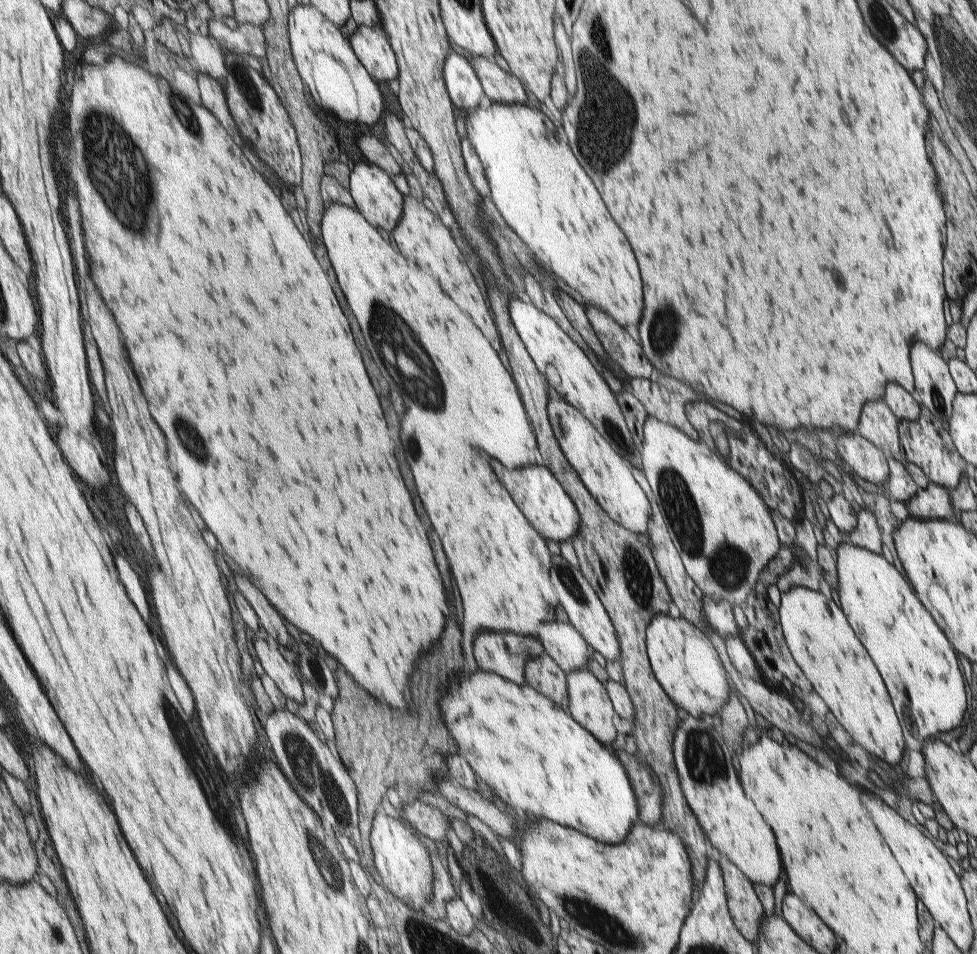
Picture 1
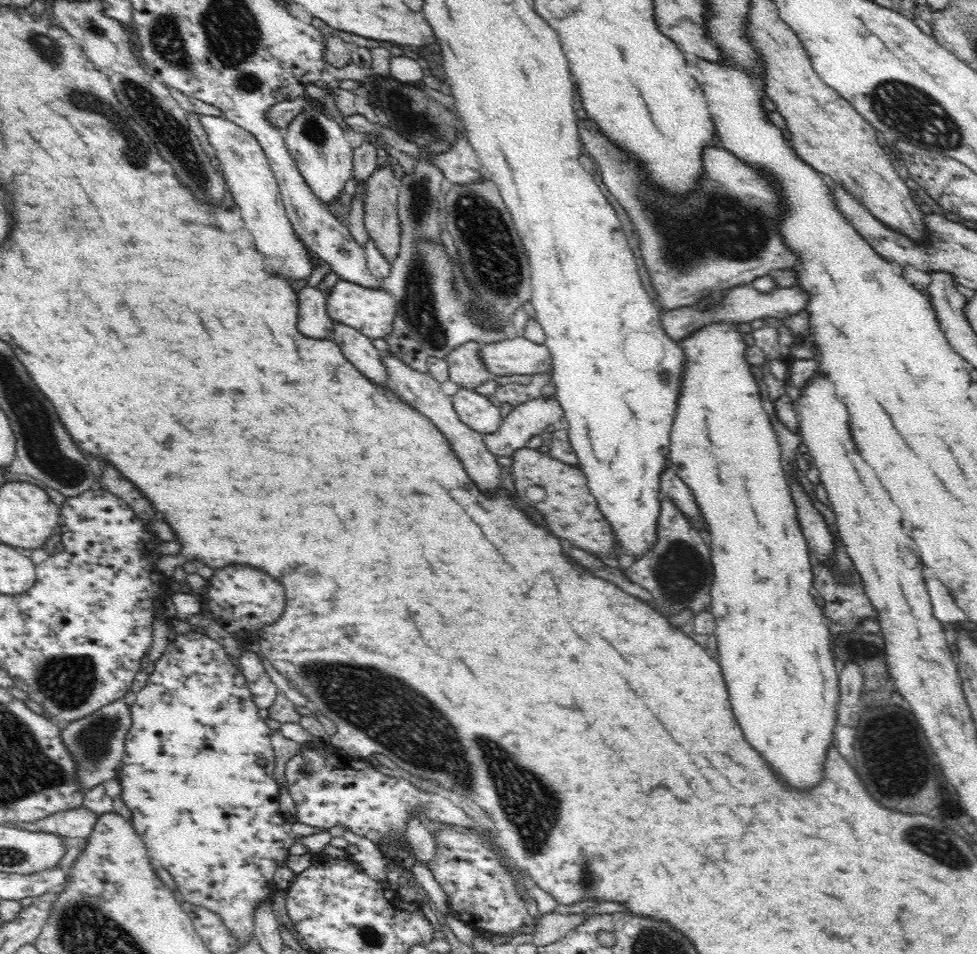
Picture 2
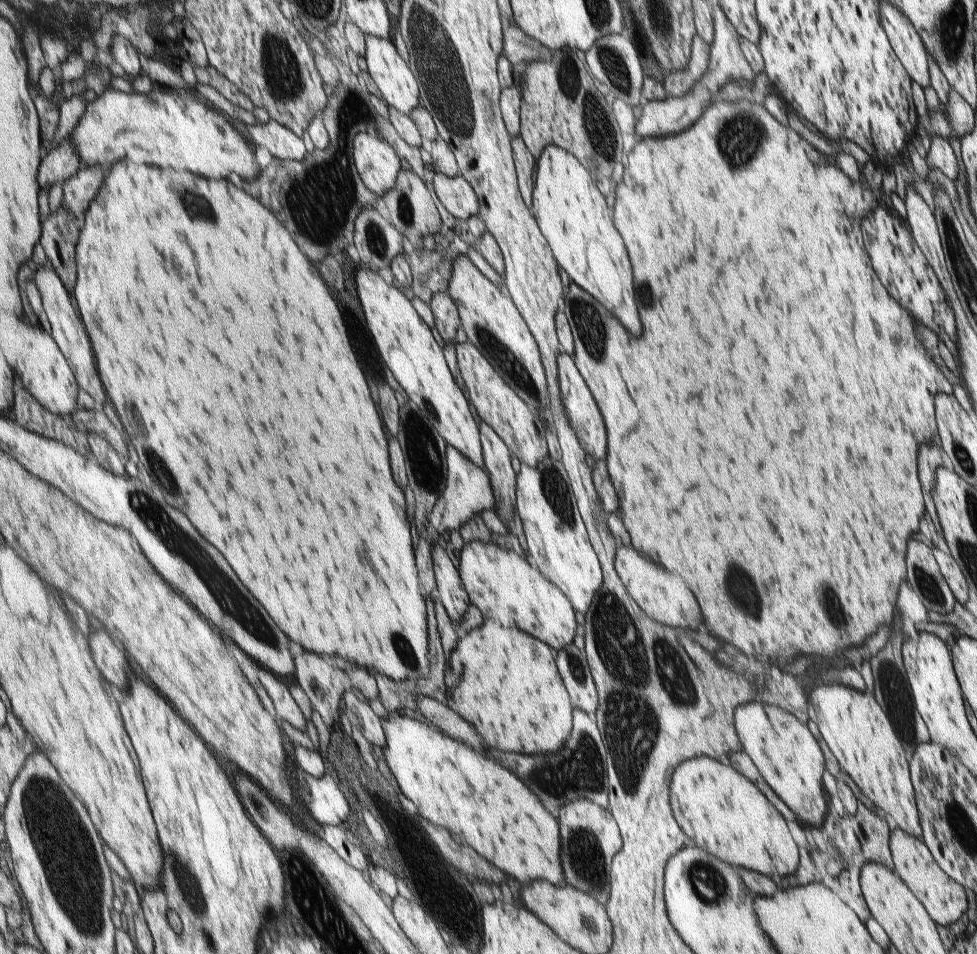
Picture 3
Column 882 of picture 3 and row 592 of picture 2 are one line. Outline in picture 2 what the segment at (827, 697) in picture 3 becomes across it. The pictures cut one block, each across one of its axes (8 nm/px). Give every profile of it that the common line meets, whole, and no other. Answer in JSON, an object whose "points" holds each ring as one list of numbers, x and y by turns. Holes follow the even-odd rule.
{"points":[[712,326,704,332,696,334,694,338,682,342,682,349,686,355,684,370,682,370,682,388,678,392,678,404,672,426,671,446,669,447,668,461,673,465,676,476,692,490,694,499,702,511,706,530,703,536,711,549,712,556,712,582,710,582,710,596,712,596,712,614,716,618,716,638,718,638,718,652,720,652,721,678,725,682,725,691,729,695,729,706,738,718,740,728,744,730,748,742,768,760,768,764,776,770,776,774,798,790,808,790,822,782,824,778,824,760,830,746,834,746,834,724,838,721,838,702,840,702,840,685,838,685,838,671,834,665,834,650,831,642,828,618,824,615,822,607,814,601,810,594,812,588,812,556,804,533,800,530,800,523,796,512,796,505,791,495,790,483,787,482,785,470,787,464,781,456,780,444,770,420,770,416,762,406,760,388,750,373,750,365,746,361,747,345,742,339,742,332,732,326]]}

